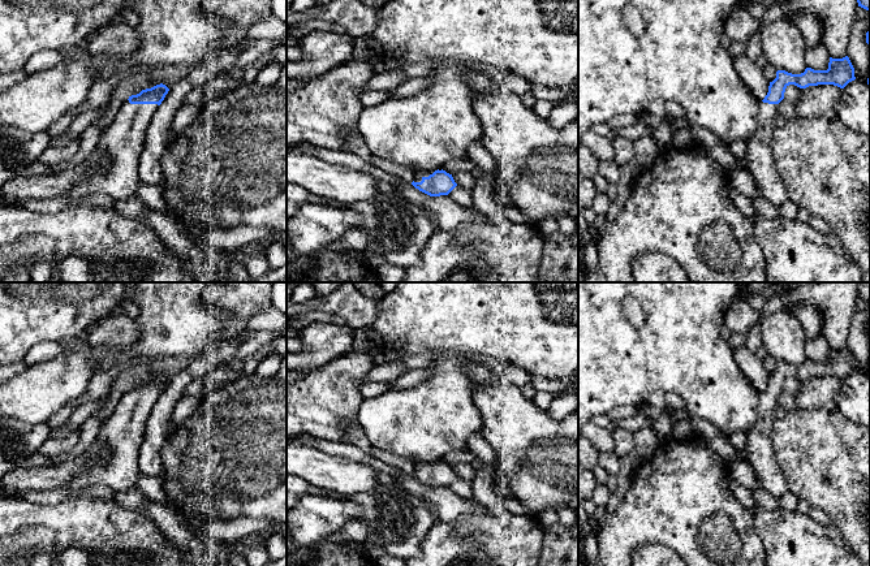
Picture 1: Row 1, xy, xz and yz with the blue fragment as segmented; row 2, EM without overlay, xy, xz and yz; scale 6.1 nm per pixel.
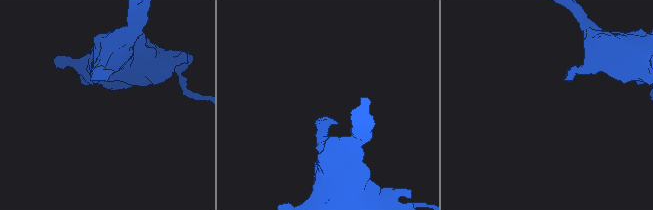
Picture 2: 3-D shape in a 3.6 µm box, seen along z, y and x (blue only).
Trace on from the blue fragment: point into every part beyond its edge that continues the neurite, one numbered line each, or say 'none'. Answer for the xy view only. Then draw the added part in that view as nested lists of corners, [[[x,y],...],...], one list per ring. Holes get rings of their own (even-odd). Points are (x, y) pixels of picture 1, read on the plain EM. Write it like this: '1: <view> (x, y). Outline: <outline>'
1: xy (123, 431). Outline: [[[126,390],[94,441],[107,444],[112,455],[105,463],[89,458],[87,465],[77,471],[77,476],[65,489],[79,491],[95,484],[105,485],[115,492],[135,489],[142,476],[138,451],[146,423],[158,399],[158,396],[130,396]]]

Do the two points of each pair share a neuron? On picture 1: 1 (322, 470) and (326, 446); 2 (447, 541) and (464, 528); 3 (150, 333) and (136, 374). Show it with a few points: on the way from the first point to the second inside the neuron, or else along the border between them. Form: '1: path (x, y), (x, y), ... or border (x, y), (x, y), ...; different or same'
1: border (300, 443), (353, 461); different
2: border (451, 522), (457, 535), (472, 538), (482, 549); different
3: border (185, 355), (154, 357); different

